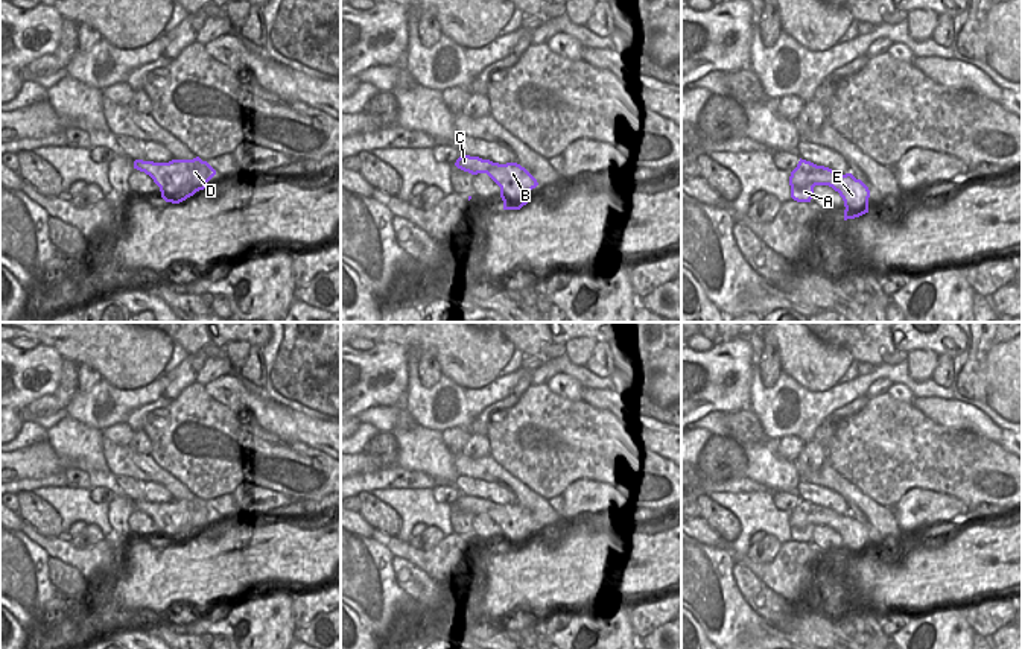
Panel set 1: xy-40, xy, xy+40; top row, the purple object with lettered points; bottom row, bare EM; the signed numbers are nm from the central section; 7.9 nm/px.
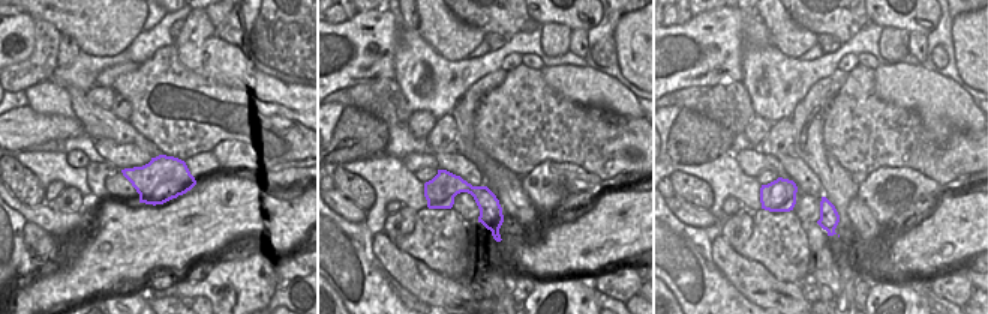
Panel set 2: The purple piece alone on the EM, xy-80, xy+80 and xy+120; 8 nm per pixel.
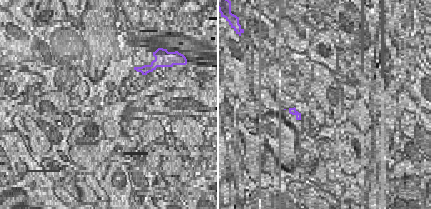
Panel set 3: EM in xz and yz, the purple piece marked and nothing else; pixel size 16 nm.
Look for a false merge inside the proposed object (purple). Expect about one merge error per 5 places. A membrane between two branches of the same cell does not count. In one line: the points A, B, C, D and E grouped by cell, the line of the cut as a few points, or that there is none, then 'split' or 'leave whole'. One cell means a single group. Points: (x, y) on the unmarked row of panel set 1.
A B C D E | no cut | leave whole

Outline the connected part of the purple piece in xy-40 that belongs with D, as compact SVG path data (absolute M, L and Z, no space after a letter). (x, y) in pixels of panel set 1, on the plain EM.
M199 497L169 503L135 500L134 509L149 515L160 527L161 538L172 544L179 544L207 529L207 523L216 515L216 511Z

